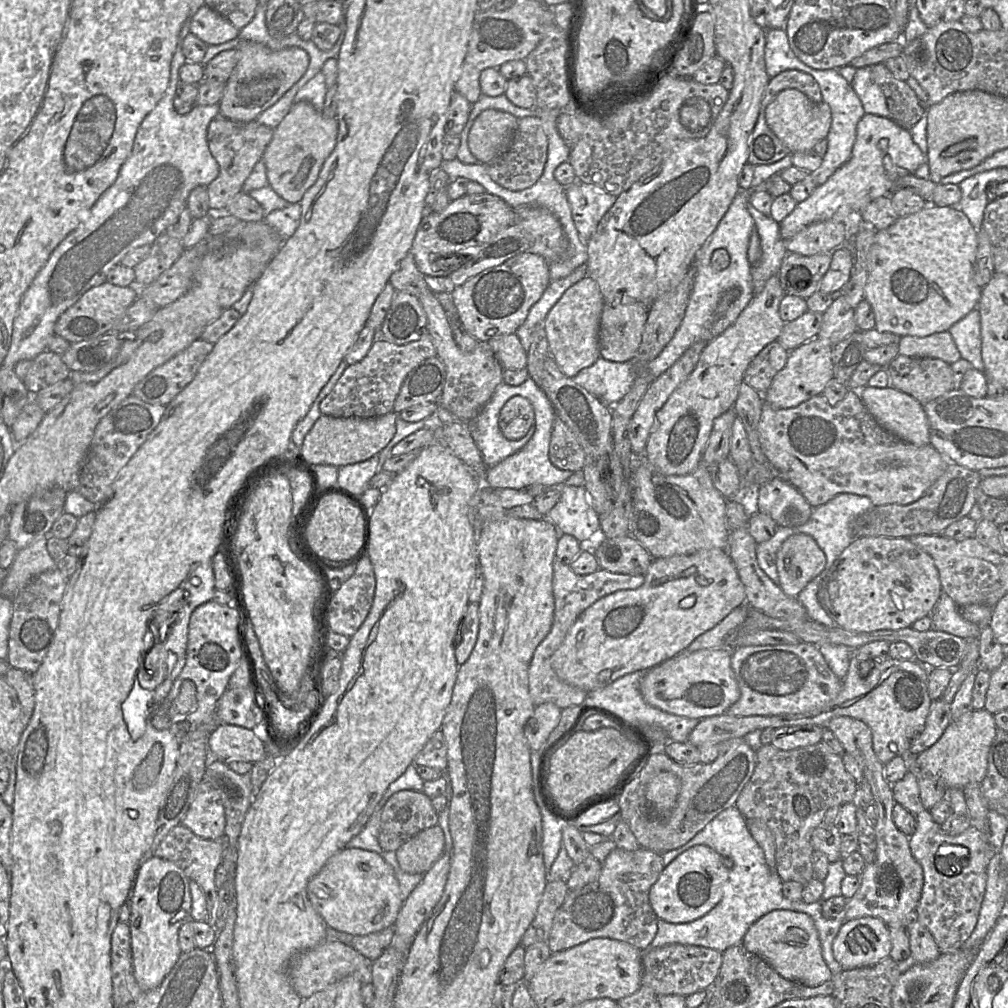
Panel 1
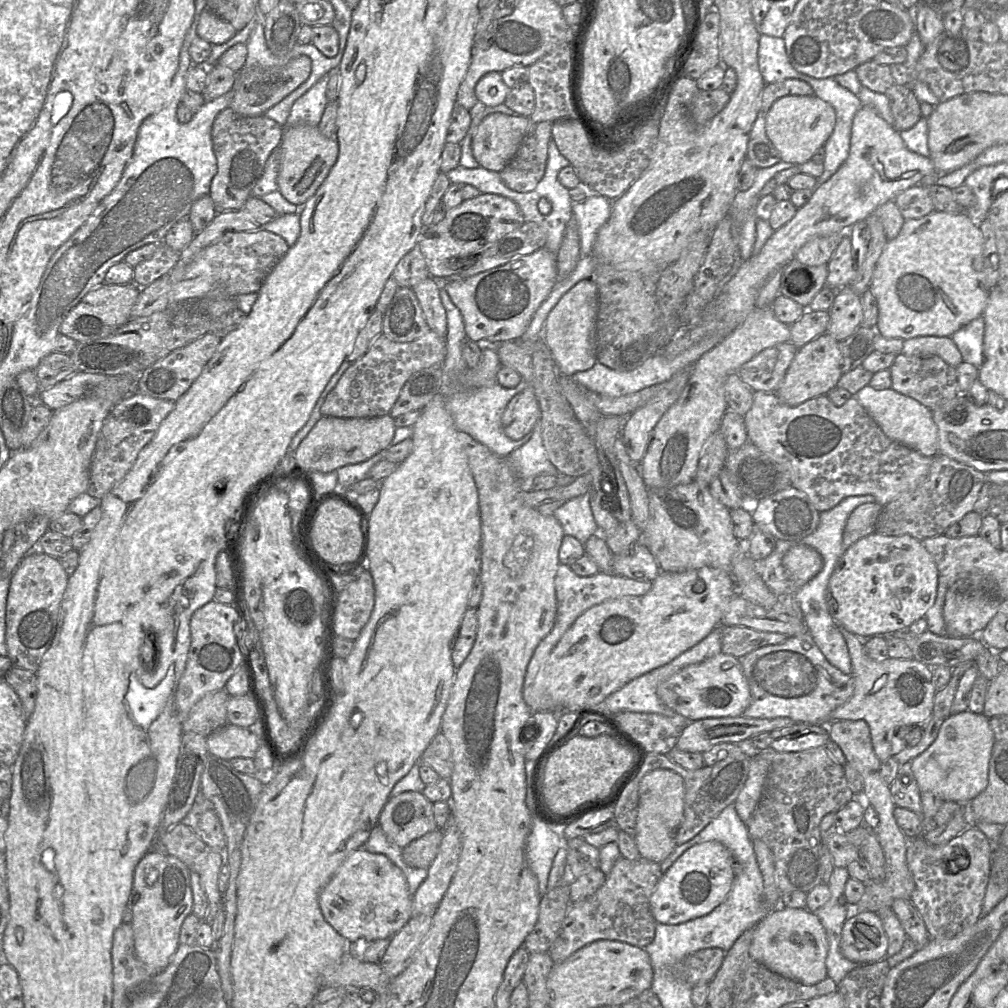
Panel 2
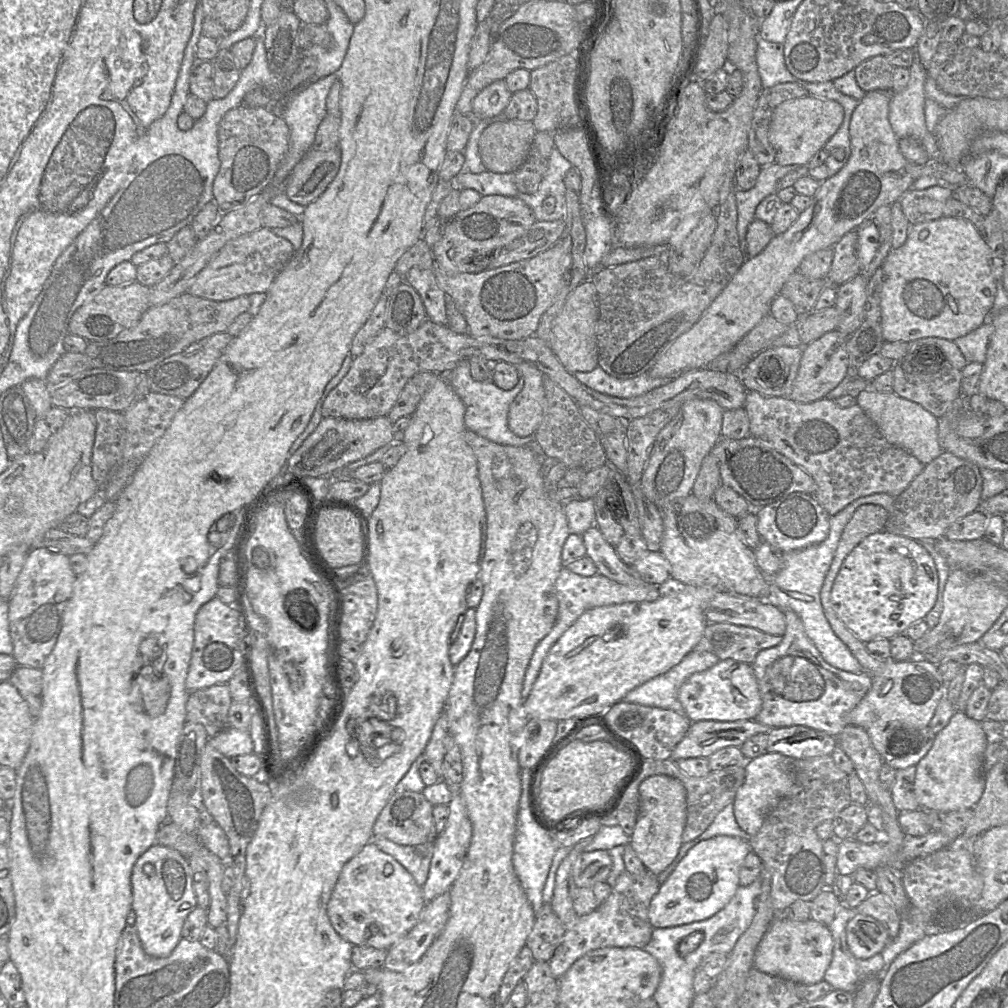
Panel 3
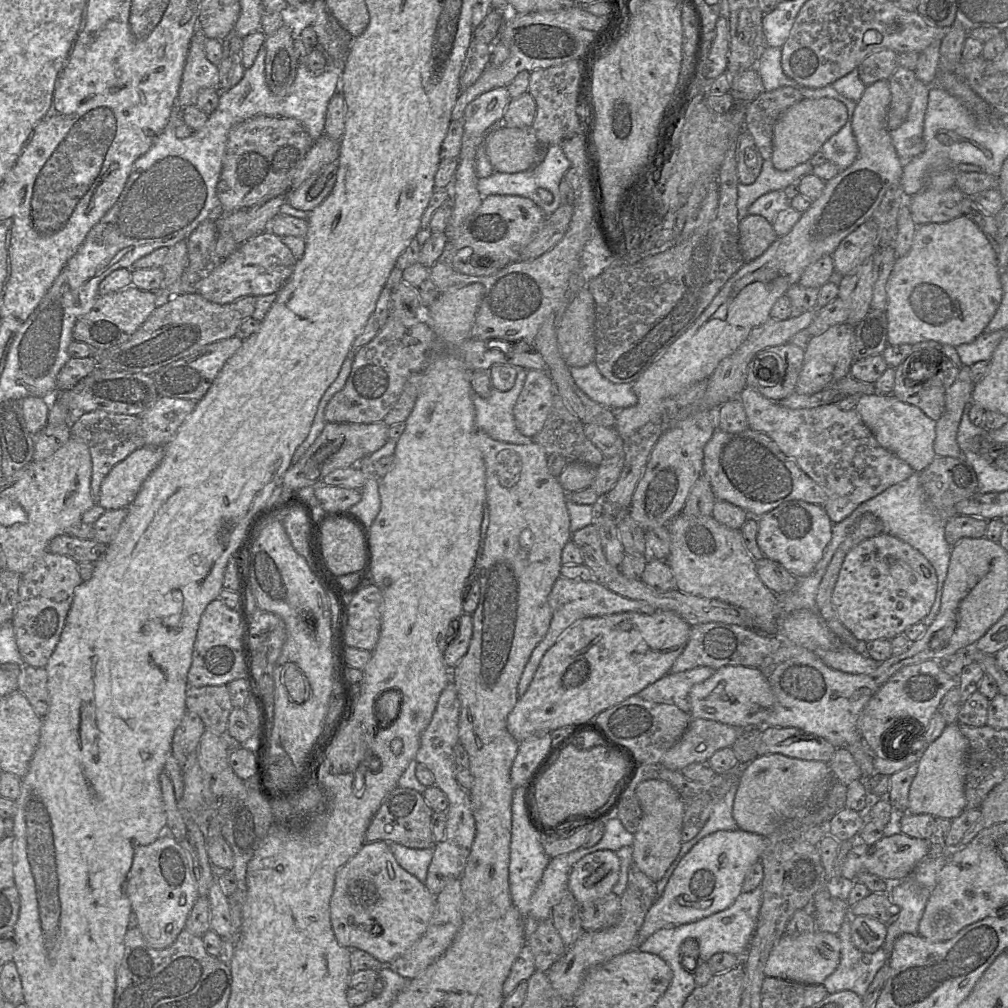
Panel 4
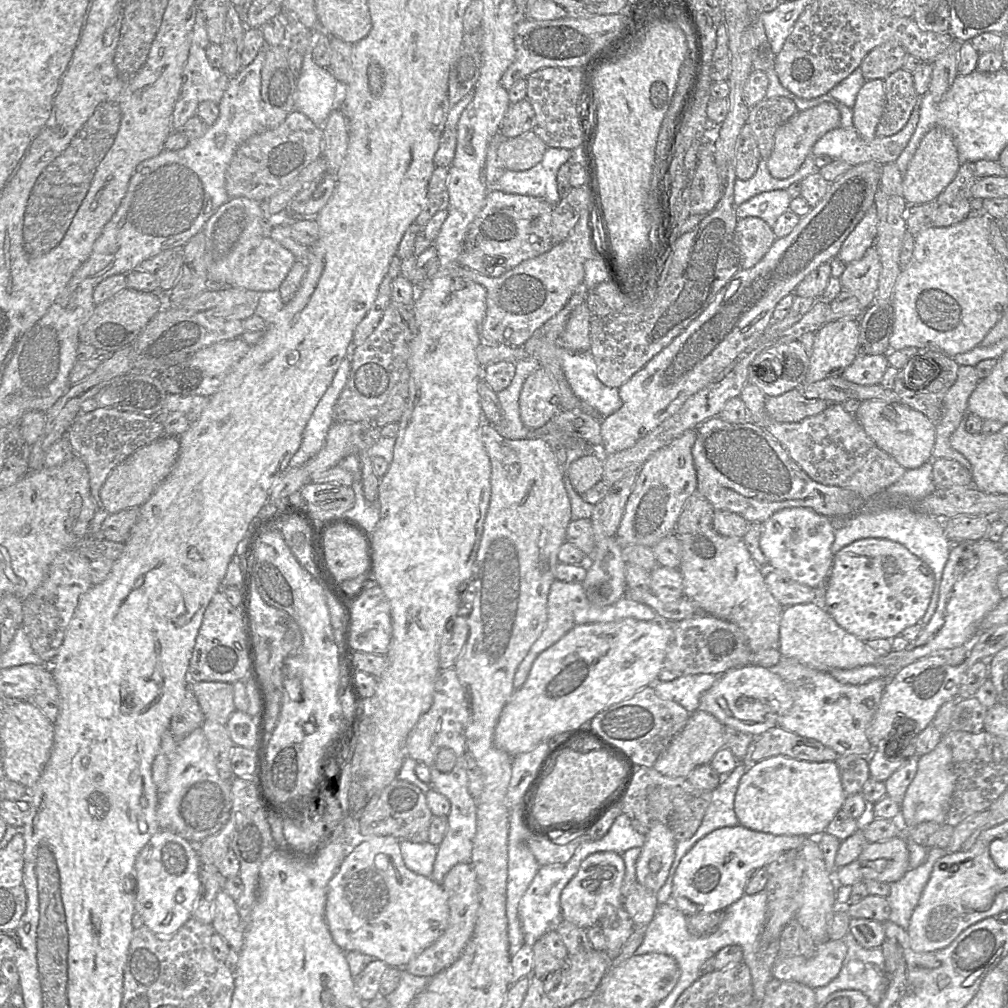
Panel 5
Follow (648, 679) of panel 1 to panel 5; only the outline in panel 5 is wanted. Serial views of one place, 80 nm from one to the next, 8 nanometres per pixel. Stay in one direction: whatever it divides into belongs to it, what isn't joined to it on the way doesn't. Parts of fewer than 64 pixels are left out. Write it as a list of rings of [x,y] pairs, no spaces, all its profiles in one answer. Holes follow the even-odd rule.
[[[747,665],[729,669],[718,675],[713,686],[700,698],[699,708],[715,717],[725,727],[732,727],[739,731],[749,733],[755,737],[768,729],[777,726],[782,716],[793,704],[793,697],[785,682],[769,668]]]

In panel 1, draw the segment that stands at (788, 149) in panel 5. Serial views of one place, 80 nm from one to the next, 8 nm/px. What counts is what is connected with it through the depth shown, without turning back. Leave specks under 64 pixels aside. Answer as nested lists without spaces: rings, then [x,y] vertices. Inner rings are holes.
[[[797,89],[781,91],[766,107],[765,119],[768,127],[794,152],[808,152],[828,135],[831,126],[831,110],[824,101],[815,103]]]

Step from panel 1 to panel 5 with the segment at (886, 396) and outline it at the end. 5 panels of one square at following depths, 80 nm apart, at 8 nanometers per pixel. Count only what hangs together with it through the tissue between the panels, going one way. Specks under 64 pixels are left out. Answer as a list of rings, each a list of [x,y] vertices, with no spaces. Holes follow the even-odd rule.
[[[866,400],[854,413],[867,435],[906,470],[915,469],[932,460],[936,424],[923,413],[903,404],[884,400]]]

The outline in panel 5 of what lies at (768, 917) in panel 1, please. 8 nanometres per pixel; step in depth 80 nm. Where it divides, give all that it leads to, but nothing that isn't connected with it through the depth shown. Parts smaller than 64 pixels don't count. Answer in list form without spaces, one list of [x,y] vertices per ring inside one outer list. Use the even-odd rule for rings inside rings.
[[[828,939],[817,946],[812,957],[777,957],[772,967],[775,979],[793,981],[817,989],[827,985],[840,972],[847,954],[843,940]]]

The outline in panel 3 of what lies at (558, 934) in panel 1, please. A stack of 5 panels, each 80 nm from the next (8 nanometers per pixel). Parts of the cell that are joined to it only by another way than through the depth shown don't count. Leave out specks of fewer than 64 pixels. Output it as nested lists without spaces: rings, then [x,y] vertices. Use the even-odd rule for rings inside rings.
[[[650,871],[639,875],[623,872],[609,896],[598,908],[587,915],[577,916],[566,926],[562,940],[549,961],[552,975],[558,980],[576,960],[595,949],[643,948],[652,937],[654,928],[648,918],[648,909],[659,887],[657,875]]]

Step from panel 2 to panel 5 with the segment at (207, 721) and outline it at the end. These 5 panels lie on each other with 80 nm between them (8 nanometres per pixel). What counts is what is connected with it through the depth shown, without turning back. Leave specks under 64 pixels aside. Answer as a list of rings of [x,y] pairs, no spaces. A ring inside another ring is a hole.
[[[189,682],[187,685],[195,695],[205,719],[227,725],[235,711],[233,684],[225,682]]]

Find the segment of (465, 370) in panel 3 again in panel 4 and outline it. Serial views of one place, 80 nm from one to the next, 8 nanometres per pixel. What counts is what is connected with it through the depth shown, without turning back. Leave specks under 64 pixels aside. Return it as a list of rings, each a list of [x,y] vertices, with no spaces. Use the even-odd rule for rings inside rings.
[[[517,367],[514,385],[507,391],[500,391],[492,386],[488,397],[481,397],[472,392],[475,407],[475,425],[485,431],[493,439],[513,443],[528,444],[533,441],[523,435],[515,424],[513,409],[527,376],[528,369]]]

